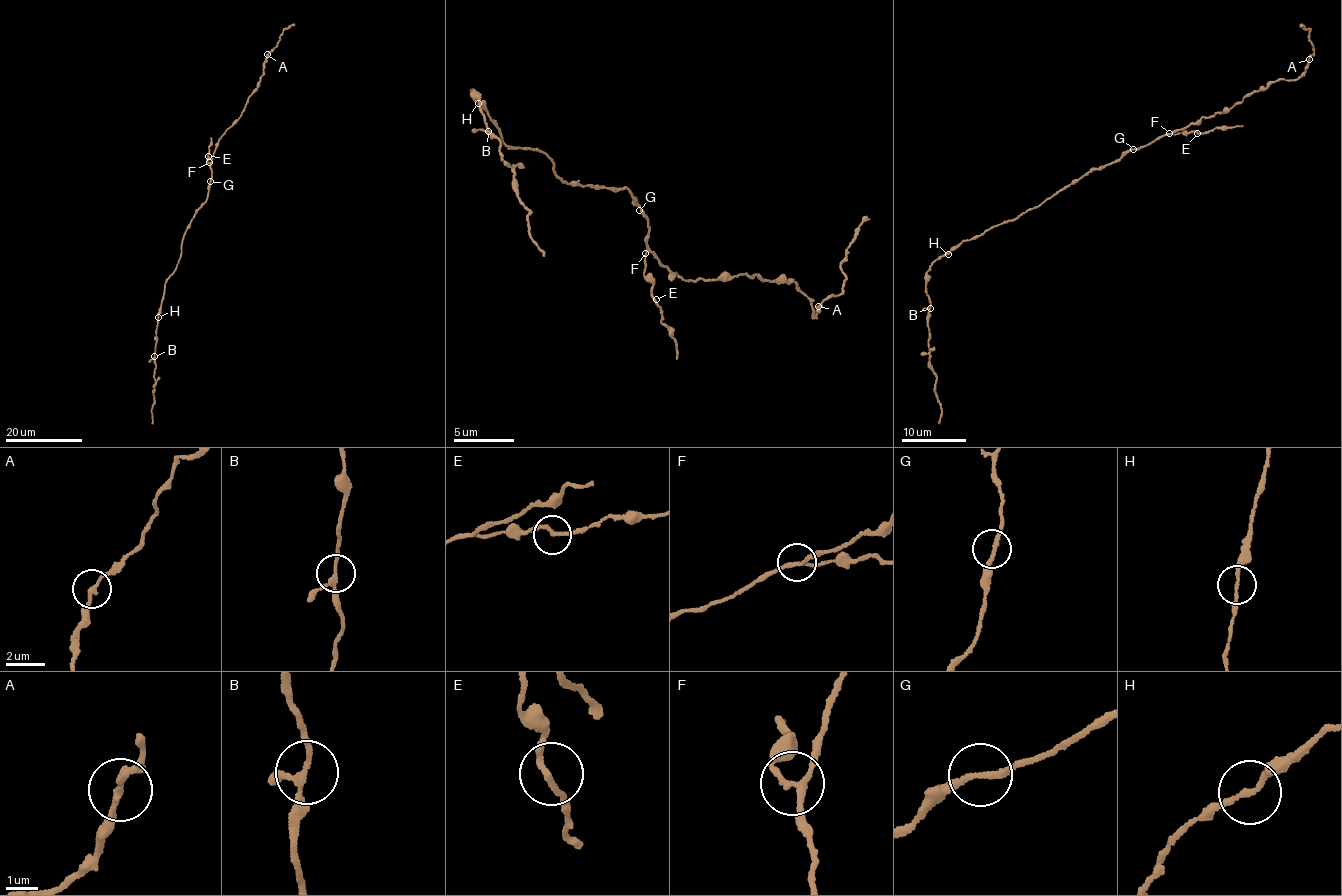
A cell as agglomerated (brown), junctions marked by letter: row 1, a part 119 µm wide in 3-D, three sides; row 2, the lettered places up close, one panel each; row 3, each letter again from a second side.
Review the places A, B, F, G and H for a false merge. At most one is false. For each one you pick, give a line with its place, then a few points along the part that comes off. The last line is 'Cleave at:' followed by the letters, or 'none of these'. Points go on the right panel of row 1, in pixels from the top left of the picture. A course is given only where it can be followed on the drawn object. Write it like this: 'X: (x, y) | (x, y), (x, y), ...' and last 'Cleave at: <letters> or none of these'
F: (1169, 133) | (1170, 133), (1202, 134), (1217, 128), (1243, 127)
Cleave at: F

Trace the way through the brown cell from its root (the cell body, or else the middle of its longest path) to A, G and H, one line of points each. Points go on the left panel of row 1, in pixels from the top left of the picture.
A: (196, 212), (207, 197), (212, 176), (209, 163), (216, 146), (236, 123), (257, 86), (267, 54)
G: (196, 212), (207, 197), (210, 181)
H: (196, 212), (182, 242), (181, 255), (164, 284), (158, 317)

